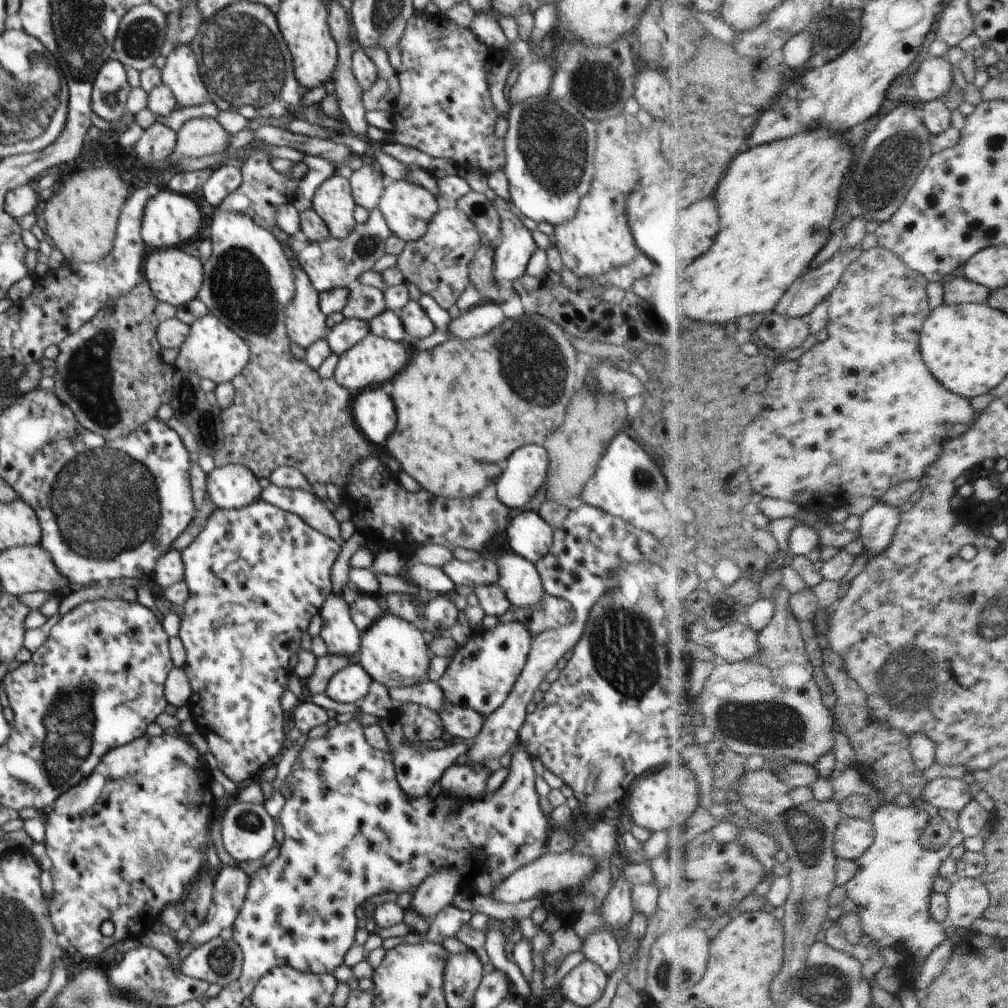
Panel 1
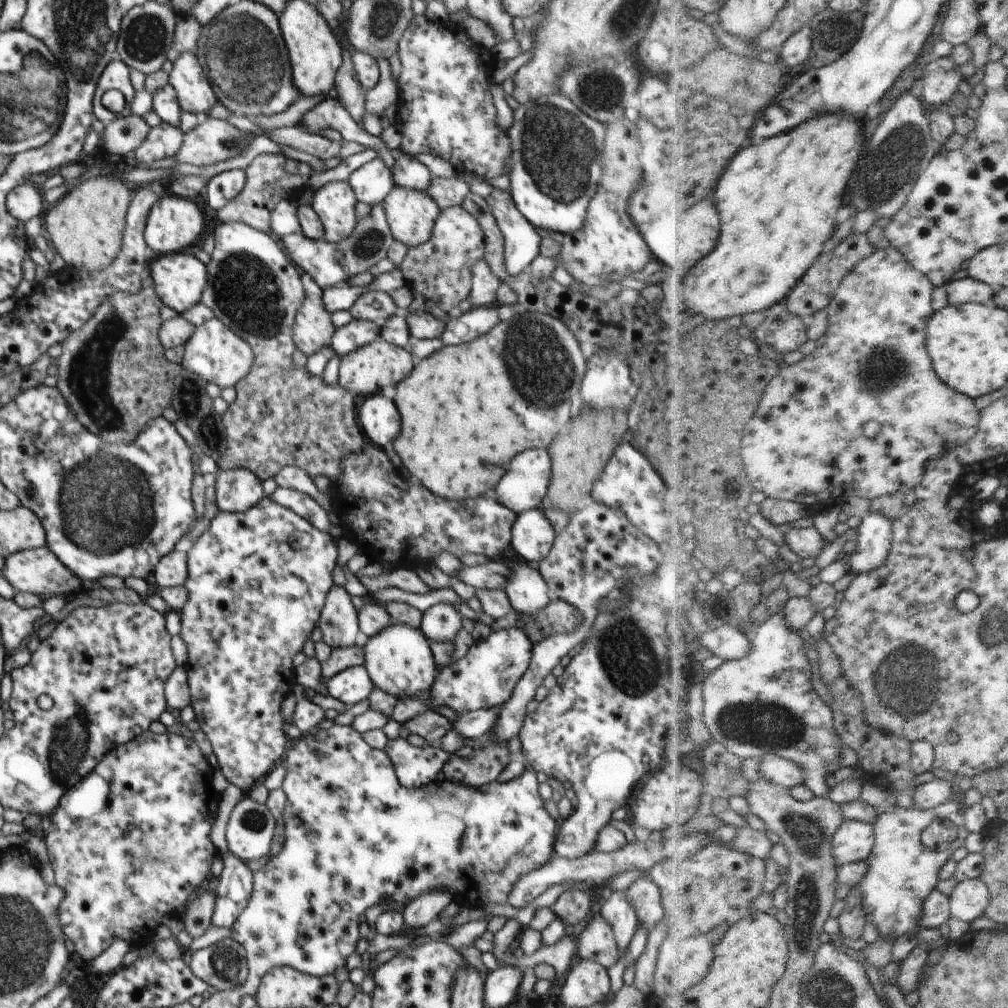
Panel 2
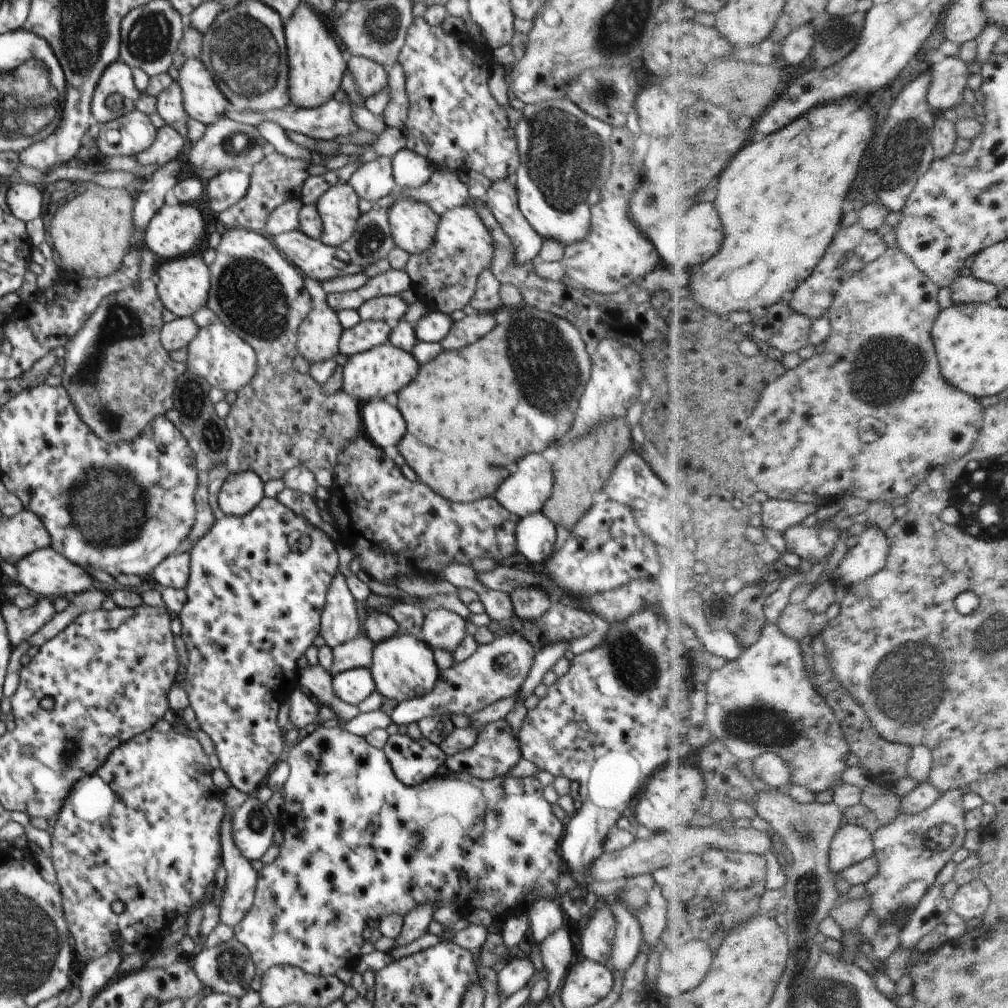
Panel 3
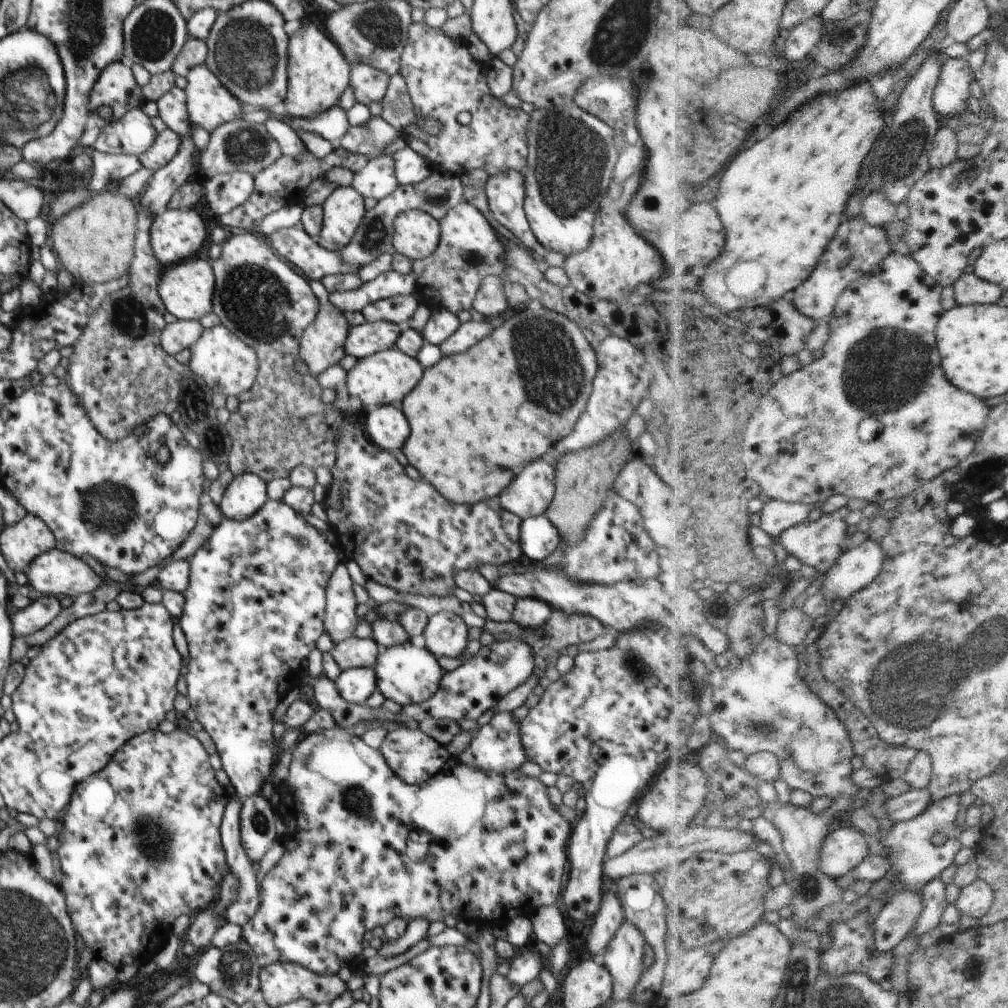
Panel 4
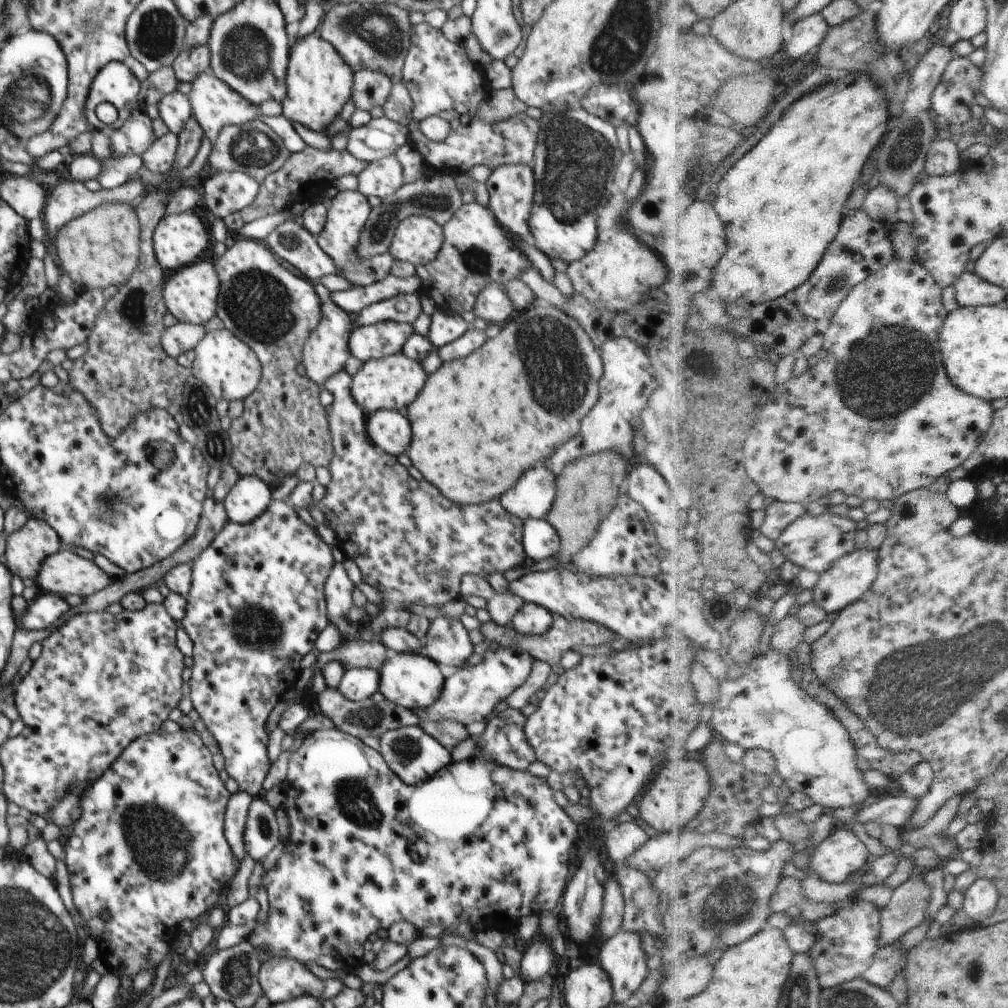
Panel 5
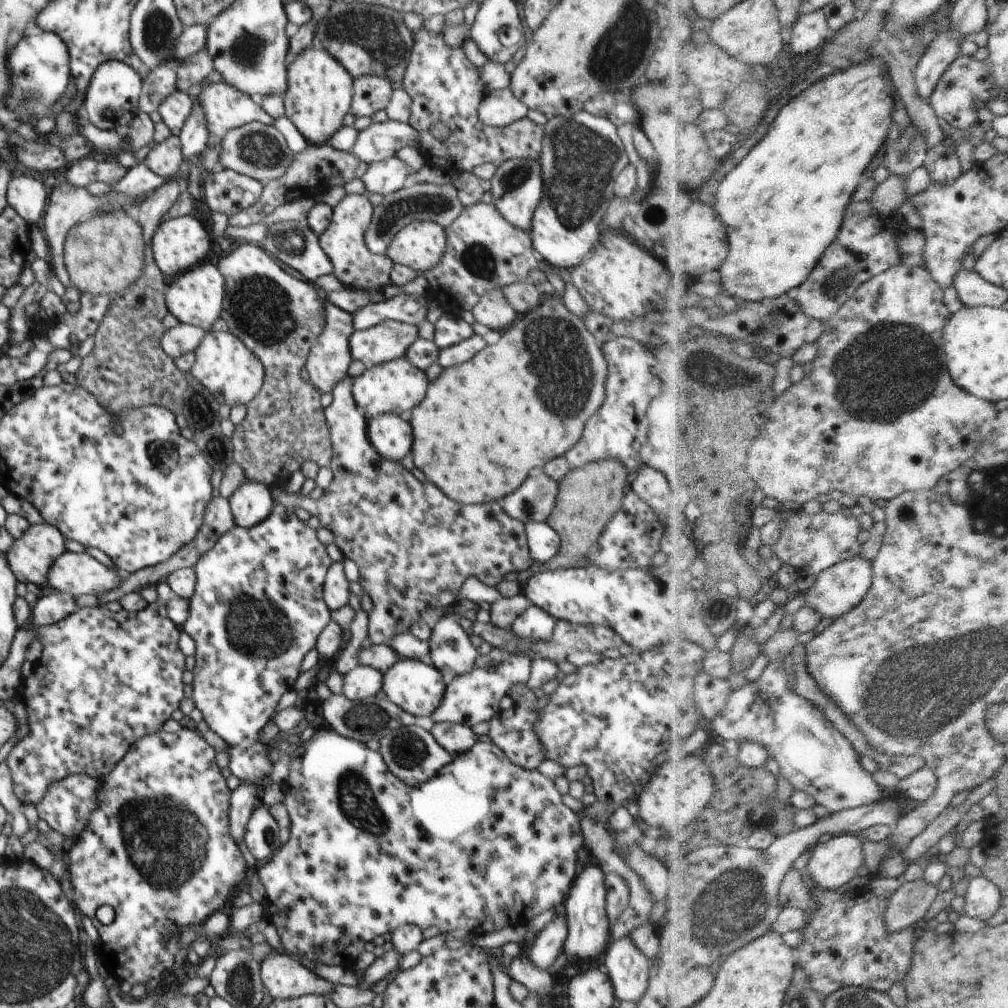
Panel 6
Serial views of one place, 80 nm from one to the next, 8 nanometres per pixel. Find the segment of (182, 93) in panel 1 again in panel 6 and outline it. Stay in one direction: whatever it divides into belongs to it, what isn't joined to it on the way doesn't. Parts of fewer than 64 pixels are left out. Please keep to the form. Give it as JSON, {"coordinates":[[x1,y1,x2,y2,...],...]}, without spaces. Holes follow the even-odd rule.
{"coordinates":[[226,83,205,84,198,97,194,98,194,100,204,110,202,114,206,116,206,130,208,130,207,149,199,155,201,159,199,167,203,170,203,173,213,173,219,169,220,144,222,144,222,138,224,138,224,134,228,130,239,128,253,121,259,121,266,125,274,124,274,119,262,110,257,99,248,94,244,94,244,92,240,92,236,87]]}

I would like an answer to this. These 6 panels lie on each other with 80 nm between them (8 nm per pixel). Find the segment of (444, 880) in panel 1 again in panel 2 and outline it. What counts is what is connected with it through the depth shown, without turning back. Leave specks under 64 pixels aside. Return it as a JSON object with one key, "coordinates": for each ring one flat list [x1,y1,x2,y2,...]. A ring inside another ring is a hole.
{"coordinates":[[431,891,424,893,403,910,403,928,418,930,438,918,438,914,452,901,452,894,447,891]]}

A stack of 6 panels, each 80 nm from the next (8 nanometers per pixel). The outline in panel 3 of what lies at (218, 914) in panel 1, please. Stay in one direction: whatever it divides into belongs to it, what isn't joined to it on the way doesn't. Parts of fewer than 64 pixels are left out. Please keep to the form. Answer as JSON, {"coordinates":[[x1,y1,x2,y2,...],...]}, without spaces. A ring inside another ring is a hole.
{"coordinates":[[232,816,223,817,220,828,222,862,226,870,224,891,218,893,216,899,219,908,220,924,234,927,242,921,252,908,258,873,252,868,250,861,238,852,232,840]]}

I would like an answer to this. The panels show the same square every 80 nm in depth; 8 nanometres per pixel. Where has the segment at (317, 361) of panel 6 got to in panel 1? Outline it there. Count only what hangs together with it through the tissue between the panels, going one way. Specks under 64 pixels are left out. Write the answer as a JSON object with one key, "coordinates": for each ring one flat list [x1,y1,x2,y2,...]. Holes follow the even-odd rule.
{"coordinates":[[293,268,295,295,285,310,285,325,291,342,305,350,325,338,329,330,319,305,319,292,302,268]]}

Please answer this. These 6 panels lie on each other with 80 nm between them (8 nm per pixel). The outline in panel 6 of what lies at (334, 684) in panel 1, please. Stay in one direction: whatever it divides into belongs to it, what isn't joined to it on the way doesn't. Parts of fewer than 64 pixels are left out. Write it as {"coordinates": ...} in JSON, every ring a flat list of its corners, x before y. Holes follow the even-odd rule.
{"coordinates":[[357,665,343,675,342,695,352,701,362,701,380,692,383,675,374,668]]}

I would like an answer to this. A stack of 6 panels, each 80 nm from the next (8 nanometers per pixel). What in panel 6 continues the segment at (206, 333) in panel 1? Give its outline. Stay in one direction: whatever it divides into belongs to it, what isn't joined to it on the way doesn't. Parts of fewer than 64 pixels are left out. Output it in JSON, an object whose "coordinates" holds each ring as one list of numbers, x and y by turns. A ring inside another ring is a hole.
{"coordinates":[[209,331,196,348,196,362,192,366,193,379,198,380,219,403,234,406,248,404,260,392,265,376,260,360,234,334]]}

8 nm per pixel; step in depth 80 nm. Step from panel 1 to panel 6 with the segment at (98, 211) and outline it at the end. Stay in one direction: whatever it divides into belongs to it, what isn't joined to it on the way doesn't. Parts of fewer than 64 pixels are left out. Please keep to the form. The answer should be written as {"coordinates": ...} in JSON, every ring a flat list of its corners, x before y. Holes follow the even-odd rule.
{"coordinates":[[111,209,76,224,64,240,64,264,70,282,80,293,116,296,132,286,144,268,144,238,140,224,129,210]]}

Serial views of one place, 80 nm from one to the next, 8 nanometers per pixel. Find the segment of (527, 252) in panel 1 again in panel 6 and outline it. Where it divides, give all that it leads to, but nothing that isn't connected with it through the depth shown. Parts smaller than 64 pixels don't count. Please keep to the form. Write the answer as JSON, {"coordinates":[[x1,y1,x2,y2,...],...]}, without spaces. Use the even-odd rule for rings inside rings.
{"coordinates":[[514,158,498,166,490,180,493,204,506,222,529,232,536,206,542,197,542,176,540,164,528,158]]}

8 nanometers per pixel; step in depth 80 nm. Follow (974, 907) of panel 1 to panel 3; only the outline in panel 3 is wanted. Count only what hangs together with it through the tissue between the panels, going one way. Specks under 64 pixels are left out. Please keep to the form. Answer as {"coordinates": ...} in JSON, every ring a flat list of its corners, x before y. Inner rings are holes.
{"coordinates":[[979,877,975,882,960,886,952,900,952,911,964,920,985,917,993,905,993,893,984,880]]}

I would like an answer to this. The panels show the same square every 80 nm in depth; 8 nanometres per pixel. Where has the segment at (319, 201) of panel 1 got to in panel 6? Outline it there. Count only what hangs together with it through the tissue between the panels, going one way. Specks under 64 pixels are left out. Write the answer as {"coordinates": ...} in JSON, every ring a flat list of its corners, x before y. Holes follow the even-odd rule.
{"coordinates":[[346,194,332,208,330,225,319,235,319,244,333,267,333,274,349,289,370,290,380,292,384,286,391,284,390,272,395,263,385,254,378,258,366,248,364,232,372,220,374,207,370,204,367,194],[372,262,378,262,378,270,374,270]]}

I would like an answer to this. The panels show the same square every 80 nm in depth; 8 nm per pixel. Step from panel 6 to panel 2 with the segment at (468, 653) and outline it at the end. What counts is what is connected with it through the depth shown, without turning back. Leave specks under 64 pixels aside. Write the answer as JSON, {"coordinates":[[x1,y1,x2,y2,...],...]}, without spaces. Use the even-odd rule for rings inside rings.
{"coordinates":[[438,603,422,612,421,631,431,642,454,642,462,616,450,603]]}

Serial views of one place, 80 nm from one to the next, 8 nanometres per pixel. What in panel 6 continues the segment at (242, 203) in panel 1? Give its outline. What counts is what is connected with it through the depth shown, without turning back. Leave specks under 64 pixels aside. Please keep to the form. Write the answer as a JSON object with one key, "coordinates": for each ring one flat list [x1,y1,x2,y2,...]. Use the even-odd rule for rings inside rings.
{"coordinates":[[329,143,322,145,309,145,303,152,294,153,294,158,290,162,290,166,280,178,270,180,263,186,262,196,258,198,258,202,252,204,249,208,234,214,228,218,228,224,235,227,246,227,258,222,264,221,276,208,288,202,302,199,304,197,319,200,326,191,334,186,343,187,346,182,354,180,354,178,362,179,362,174,366,172,369,164,358,160,354,154,336,150]]}

